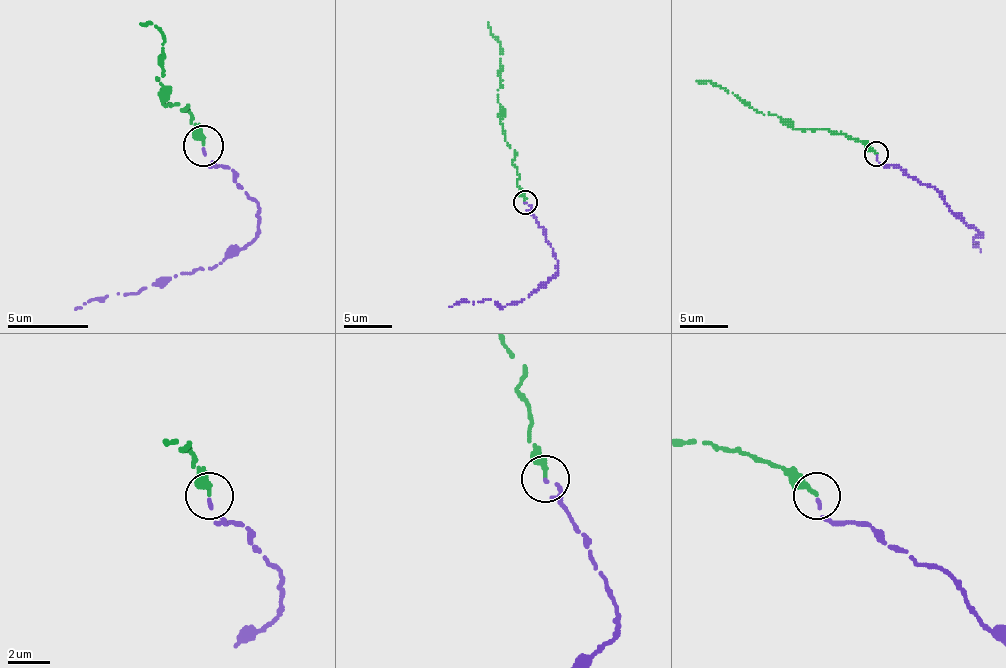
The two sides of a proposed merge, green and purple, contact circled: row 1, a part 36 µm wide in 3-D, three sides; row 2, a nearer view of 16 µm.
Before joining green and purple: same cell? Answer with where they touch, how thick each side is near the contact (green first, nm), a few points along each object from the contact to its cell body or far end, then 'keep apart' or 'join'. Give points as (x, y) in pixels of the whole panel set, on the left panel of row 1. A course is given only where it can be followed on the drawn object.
place (203, 145); calibres 240 and 140 nm; course green (202, 144), (190, 120), (194, 116), (182, 112), (186, 104), (161, 104), (161, 31), (141, 23); course purple (202, 148), (214, 164), (226, 164), (259, 205), (259, 233), (190, 274), (88, 298), (76, 311); join

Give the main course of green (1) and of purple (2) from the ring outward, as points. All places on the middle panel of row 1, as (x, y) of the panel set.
1: (524, 203), (517, 184), (519, 174), (512, 159), (514, 152), (505, 140), (500, 119), (500, 44), (488, 22)
2: (524, 203), (531, 208), (558, 261), (558, 273), (517, 304), (500, 306), (485, 299), (457, 302), (449, 306)

